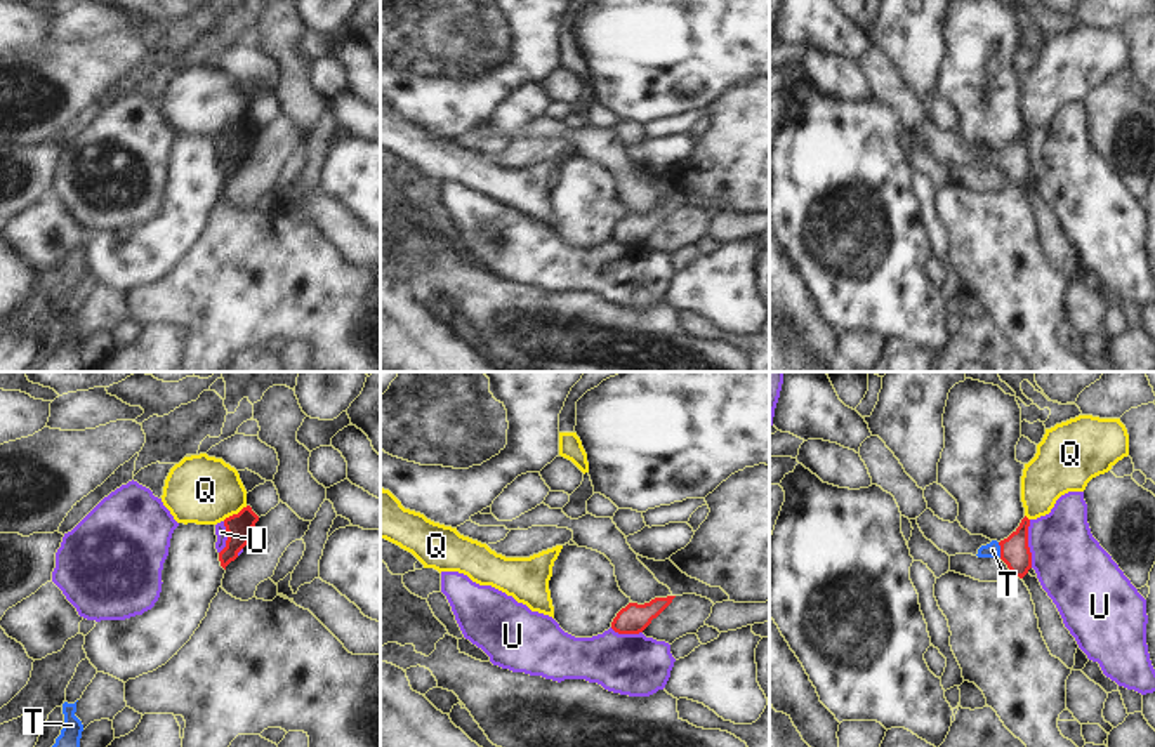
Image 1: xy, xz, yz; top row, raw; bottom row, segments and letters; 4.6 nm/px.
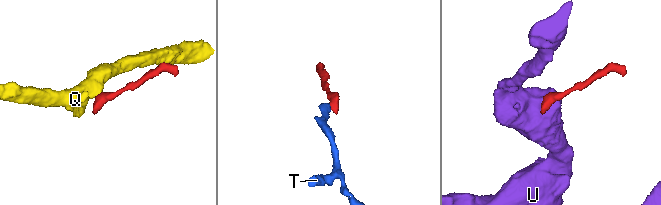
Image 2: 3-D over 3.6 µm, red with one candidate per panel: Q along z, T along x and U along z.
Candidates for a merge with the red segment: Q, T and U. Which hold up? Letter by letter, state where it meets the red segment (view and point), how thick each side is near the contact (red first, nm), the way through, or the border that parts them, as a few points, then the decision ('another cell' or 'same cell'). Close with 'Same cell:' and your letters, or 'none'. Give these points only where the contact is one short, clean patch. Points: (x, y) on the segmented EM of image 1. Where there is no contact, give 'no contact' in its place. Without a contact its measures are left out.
Q: xy (235, 515) | 120/320 nm | along xy (247, 506), (223, 520) | another cell
T: yz (1001, 549) | 140/70 nm | across yz (1015, 551), (1001, 549), (992, 549) | same cell
U: yz (1027, 544) | 140/320 nm | along yz (1029, 520), (1032, 567) | another cell
Same cell: T

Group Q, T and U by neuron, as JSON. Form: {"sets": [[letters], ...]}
{"sets": [["Q"], ["T"], ["U"]]}

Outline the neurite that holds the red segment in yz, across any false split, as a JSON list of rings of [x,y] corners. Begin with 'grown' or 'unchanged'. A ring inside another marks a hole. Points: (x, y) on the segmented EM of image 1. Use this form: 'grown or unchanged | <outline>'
grown | [[[1025,516],[1020,526],[1004,540],[992,540],[978,549],[978,558],[1000,558],[1013,575],[1023,578],[1032,568],[1032,552],[1028,547],[1030,519]]]

